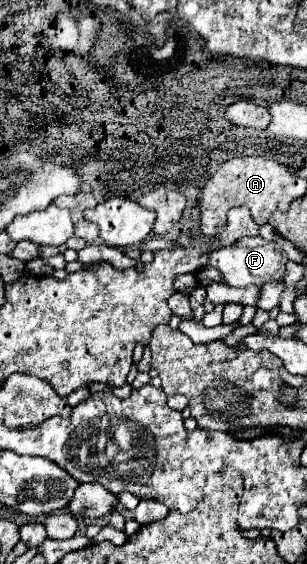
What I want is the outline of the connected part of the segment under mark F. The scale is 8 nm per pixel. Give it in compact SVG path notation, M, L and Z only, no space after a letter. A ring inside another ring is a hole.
M257 236L257 238L243 238L233 246L219 248L219 250L211 252L209 264L223 272L227 286L245 288L251 284L265 284L267 280L281 280L281 276L285 274L287 254L277 242L271 242L271 240Z

